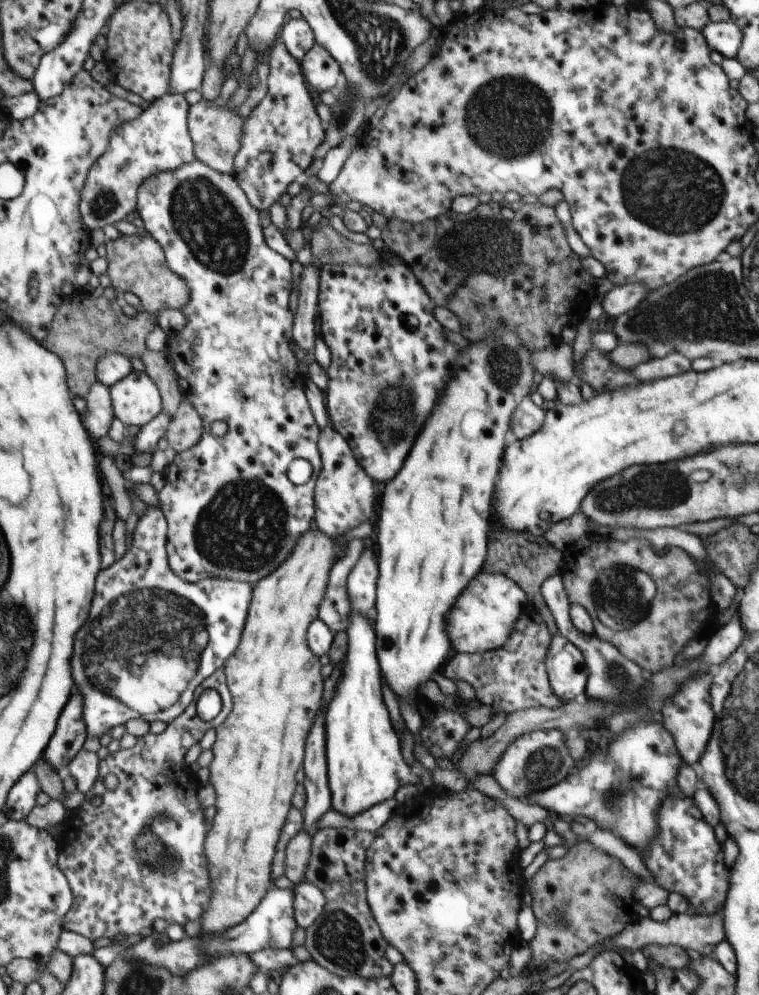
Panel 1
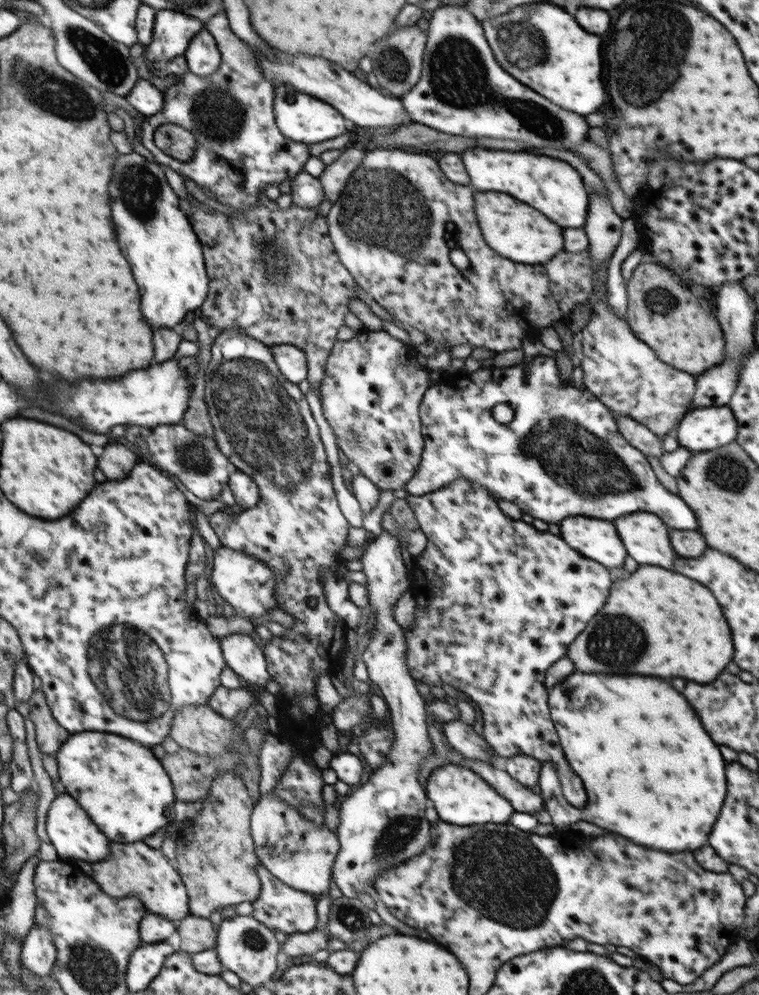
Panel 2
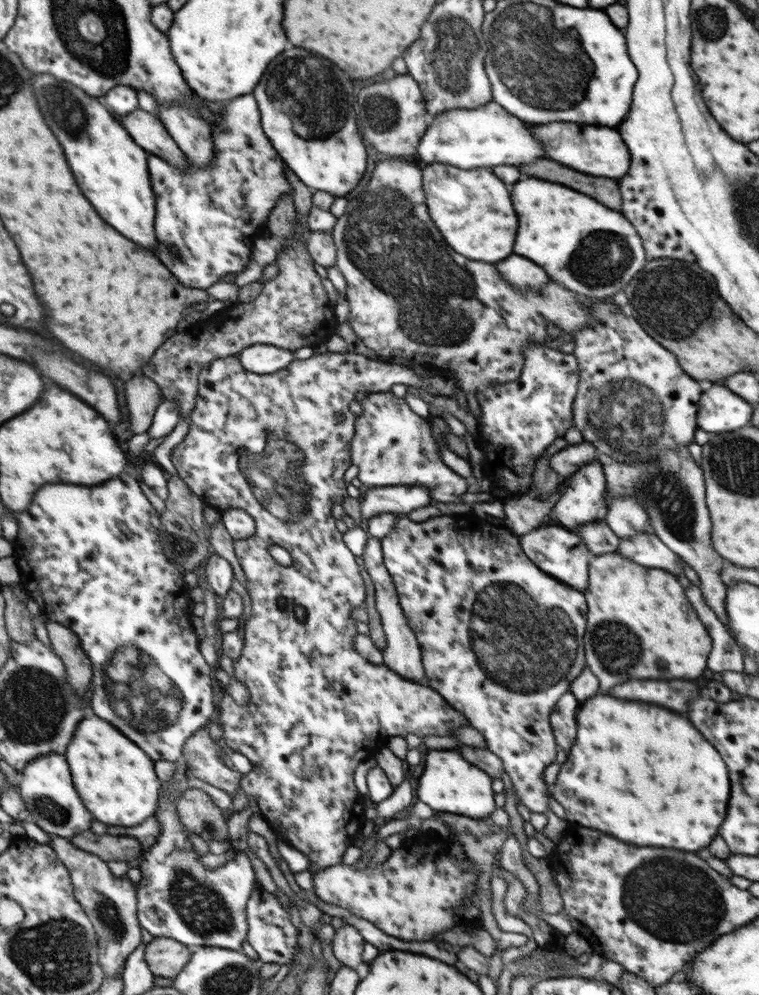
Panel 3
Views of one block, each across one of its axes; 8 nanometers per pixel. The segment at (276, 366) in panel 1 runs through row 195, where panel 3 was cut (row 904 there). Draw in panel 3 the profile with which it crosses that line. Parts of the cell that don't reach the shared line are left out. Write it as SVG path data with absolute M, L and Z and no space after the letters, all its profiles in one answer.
M174 791L166 794L170 802L162 796L162 812L158 812L160 821L160 834L156 842L143 856L143 861L138 865L142 880L137 884L137 916L141 927L146 928L154 937L172 938L185 945L208 946L242 950L242 942L249 936L249 921L246 920L246 903L250 895L258 886L254 876L254 868L250 859L243 851L237 851L232 861L227 861L222 868L206 870L200 860L198 853L194 851L192 843L183 833L180 818L177 814L178 798L184 791Z

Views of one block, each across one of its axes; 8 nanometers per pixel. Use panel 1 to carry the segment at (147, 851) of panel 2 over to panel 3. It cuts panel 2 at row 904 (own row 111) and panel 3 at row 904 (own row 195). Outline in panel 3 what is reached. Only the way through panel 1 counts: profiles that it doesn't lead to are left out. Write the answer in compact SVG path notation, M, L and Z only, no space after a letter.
M50 834L47 843L62 856L62 864L70 868L70 876L74 876L74 887L78 888L78 900L82 900L82 908L90 912L90 920L98 924L98 936L102 936L102 972L105 977L123 975L122 969L134 950L143 945L142 927L137 916L137 884L130 882L128 875L118 876L114 872L114 863L102 860L94 853L86 852L70 839Z

